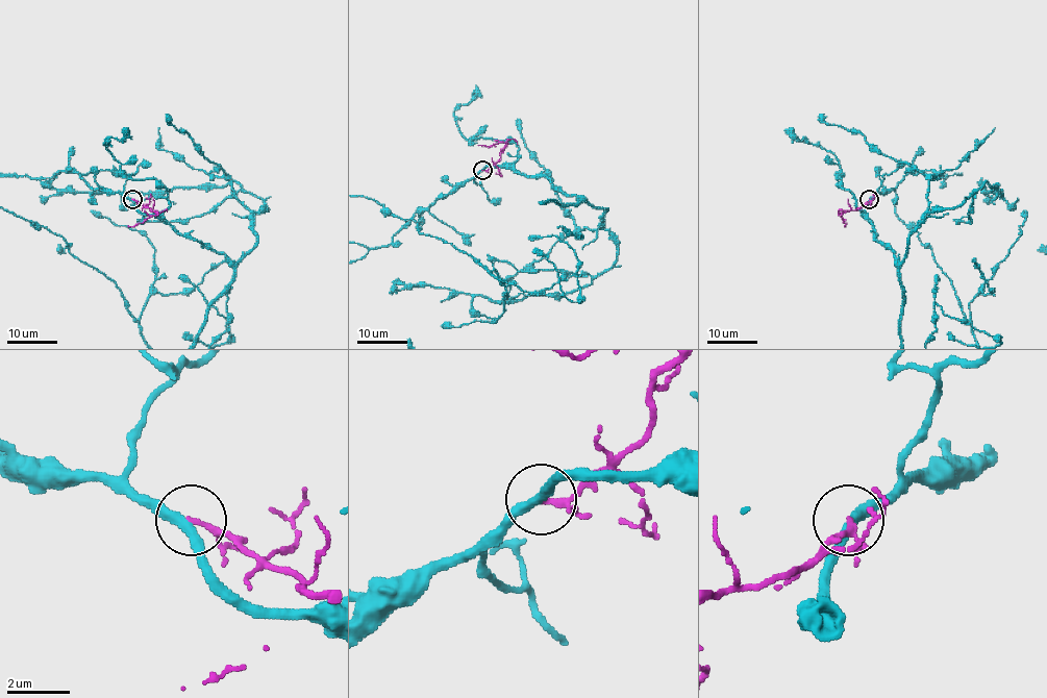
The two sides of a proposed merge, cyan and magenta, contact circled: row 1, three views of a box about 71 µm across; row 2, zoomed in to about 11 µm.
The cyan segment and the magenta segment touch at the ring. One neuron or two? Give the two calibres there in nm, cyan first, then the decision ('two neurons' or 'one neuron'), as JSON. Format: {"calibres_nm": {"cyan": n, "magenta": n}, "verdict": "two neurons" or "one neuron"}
{"calibres_nm": {"cyan": 320, "magenta": 140}, "verdict": "two neurons"}

